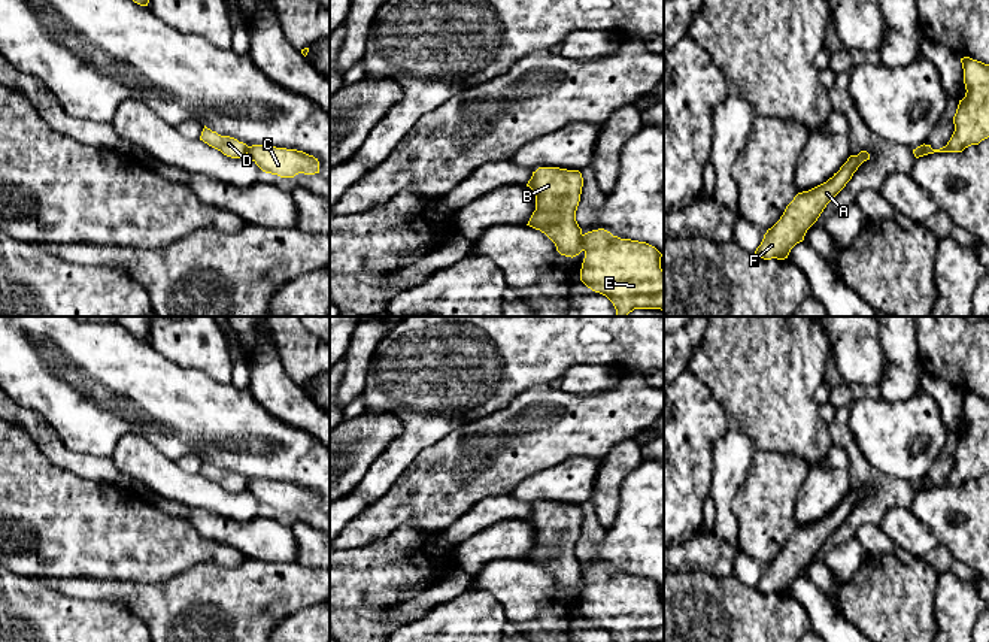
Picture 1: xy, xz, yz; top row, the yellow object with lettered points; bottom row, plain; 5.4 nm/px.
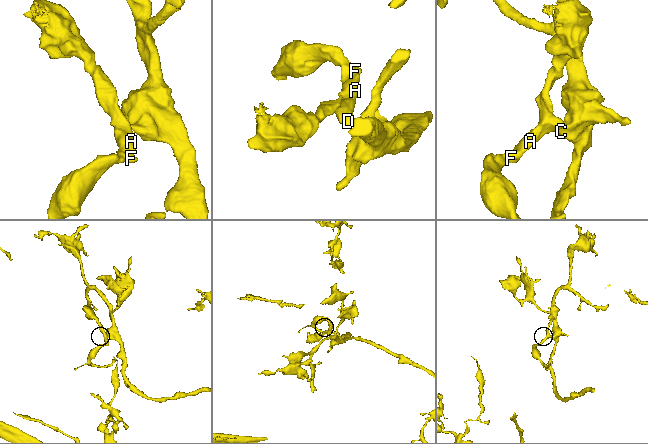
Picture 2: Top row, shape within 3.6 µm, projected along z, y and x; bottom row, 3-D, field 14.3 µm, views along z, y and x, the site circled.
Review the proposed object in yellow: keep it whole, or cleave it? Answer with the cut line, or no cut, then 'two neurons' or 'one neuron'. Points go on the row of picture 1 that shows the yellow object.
cut xz (582, 235), (584, 250); two neurons

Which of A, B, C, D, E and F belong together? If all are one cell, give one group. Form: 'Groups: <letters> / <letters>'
Groups: A B D F / C E

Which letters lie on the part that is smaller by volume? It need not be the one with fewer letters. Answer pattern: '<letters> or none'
A, B, D, F

